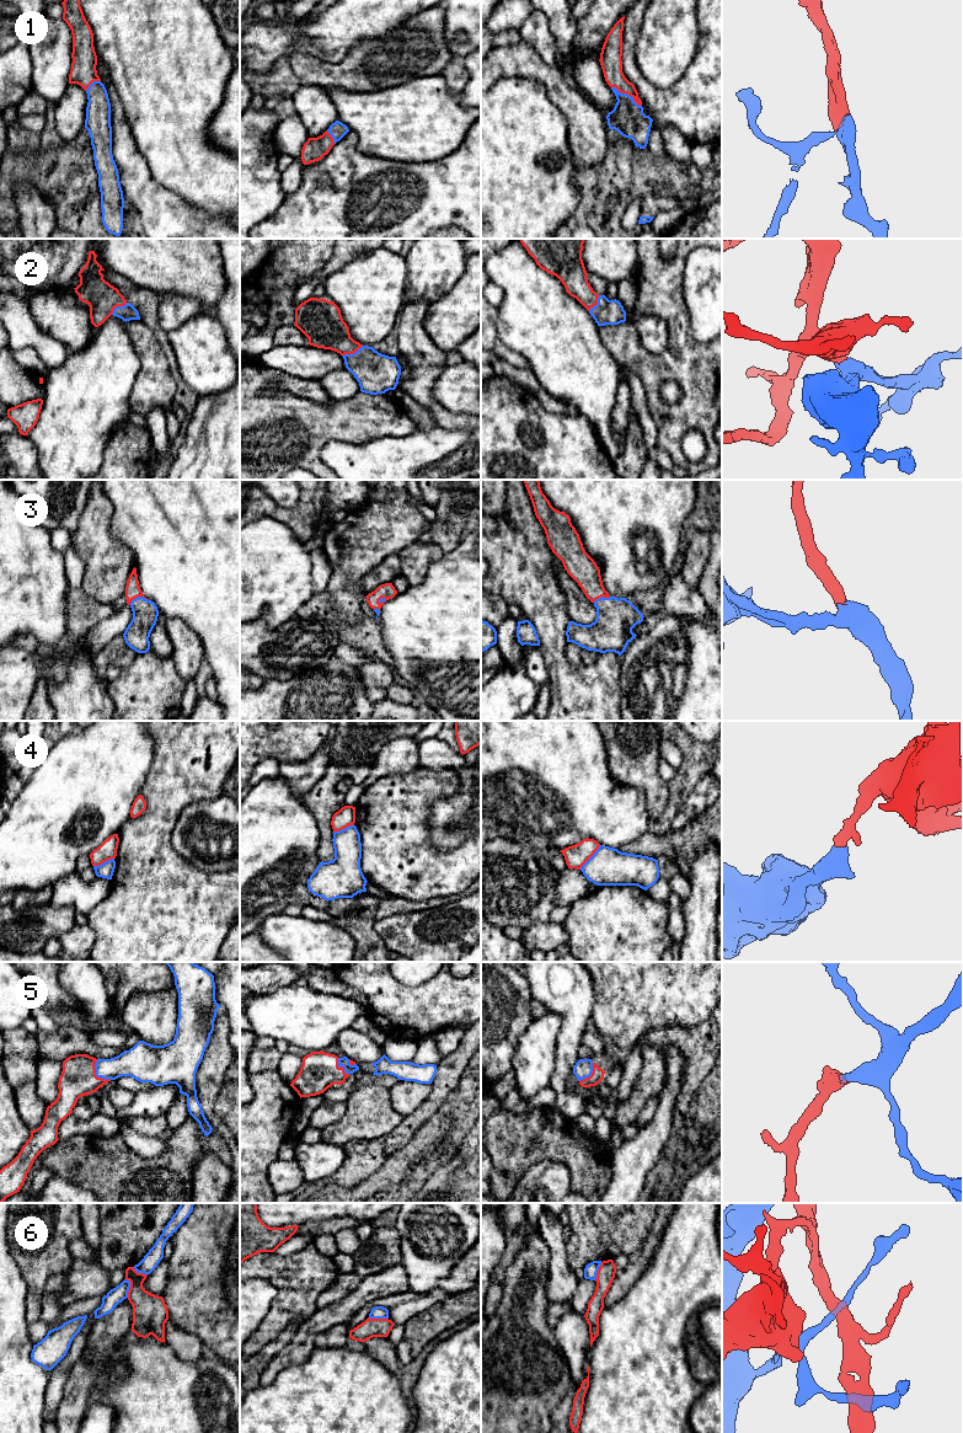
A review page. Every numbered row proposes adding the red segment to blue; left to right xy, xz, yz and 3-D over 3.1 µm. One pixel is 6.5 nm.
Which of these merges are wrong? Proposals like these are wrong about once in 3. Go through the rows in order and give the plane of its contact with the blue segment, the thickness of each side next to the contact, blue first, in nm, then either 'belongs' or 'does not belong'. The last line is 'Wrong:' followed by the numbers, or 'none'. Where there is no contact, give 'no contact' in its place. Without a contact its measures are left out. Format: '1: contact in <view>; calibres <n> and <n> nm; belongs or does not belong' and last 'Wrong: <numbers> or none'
1: contact in yz; calibres 220 and 140 nm; belongs
2: contact in xz; calibres 260 and 260 nm; belongs
3: contact in xy; calibres 170 and 100 nm; belongs
4: contact in yz; calibres 240 and 150 nm; does not belong
5: contact in xy; calibres 180 and 220 nm; belongs
6: contact in xy; calibres 110 and 220 nm; does not belong
Wrong: 4, 6

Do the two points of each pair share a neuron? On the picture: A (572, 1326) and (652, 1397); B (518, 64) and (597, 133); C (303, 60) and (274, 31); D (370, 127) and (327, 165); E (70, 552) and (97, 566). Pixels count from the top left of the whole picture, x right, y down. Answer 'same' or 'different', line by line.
A: different
B: same
C: different
D: different
E: different

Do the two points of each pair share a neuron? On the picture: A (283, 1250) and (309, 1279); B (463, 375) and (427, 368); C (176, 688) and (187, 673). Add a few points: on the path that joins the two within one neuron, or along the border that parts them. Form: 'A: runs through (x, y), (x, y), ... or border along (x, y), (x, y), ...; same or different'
A: border along (311, 1241), (301, 1249), (282, 1256), (274, 1252); different
B: border along (447, 365), (432, 389), (432, 396), (435, 400); different
C: border along (170, 657), (176, 673), (186, 683); different

